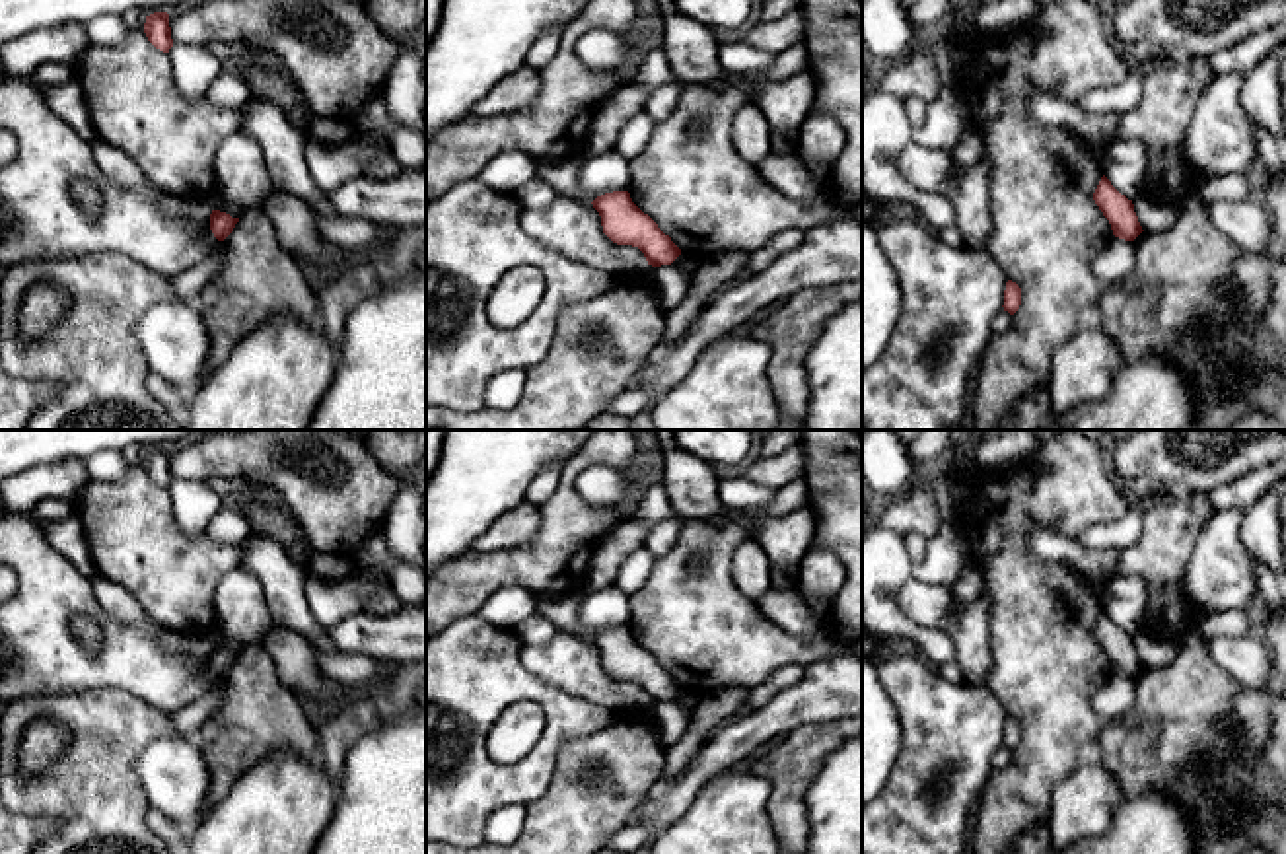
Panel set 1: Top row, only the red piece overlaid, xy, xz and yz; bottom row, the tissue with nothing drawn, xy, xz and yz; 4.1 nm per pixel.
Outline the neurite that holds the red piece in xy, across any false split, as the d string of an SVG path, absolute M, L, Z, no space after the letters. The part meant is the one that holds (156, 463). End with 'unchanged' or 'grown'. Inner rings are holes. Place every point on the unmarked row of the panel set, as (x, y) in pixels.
M154 447L146 451L144 469L148 477L163 488L169 488L173 482L167 447Z; unchanged

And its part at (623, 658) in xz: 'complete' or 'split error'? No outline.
complete

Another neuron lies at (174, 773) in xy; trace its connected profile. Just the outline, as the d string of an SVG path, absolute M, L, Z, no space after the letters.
M196 737L154 739L136 759L150 809L191 829L202 819L210 772Z

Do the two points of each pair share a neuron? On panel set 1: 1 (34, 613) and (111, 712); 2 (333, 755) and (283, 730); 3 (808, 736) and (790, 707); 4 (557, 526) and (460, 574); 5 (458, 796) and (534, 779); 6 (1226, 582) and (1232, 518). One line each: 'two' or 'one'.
1: two
2: two
3: two
4: one
5: one
6: one

